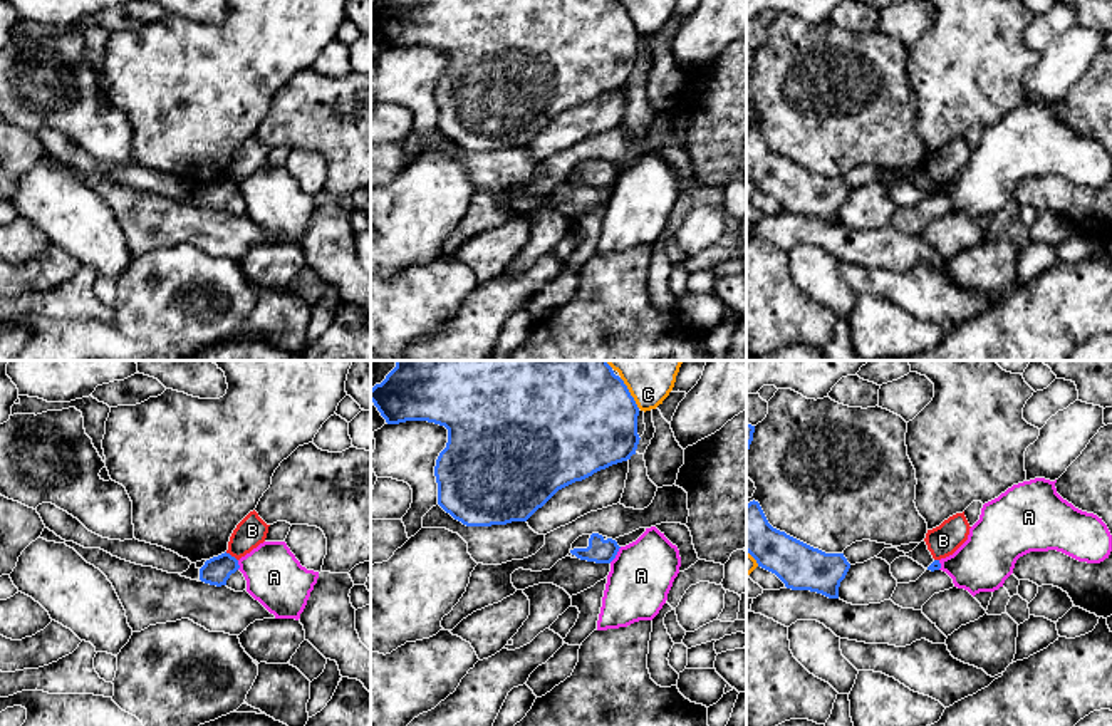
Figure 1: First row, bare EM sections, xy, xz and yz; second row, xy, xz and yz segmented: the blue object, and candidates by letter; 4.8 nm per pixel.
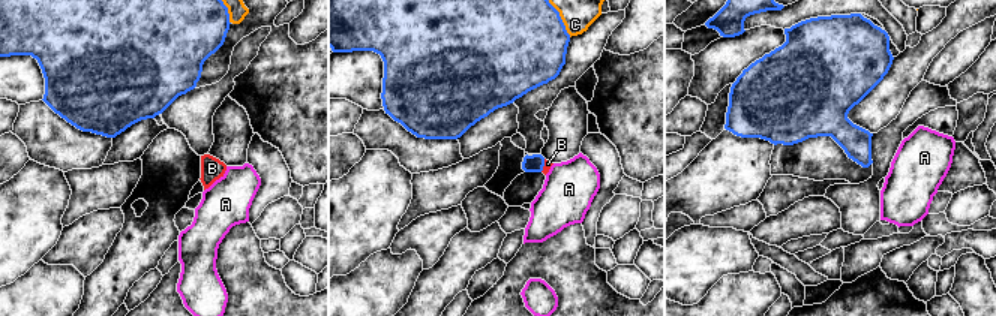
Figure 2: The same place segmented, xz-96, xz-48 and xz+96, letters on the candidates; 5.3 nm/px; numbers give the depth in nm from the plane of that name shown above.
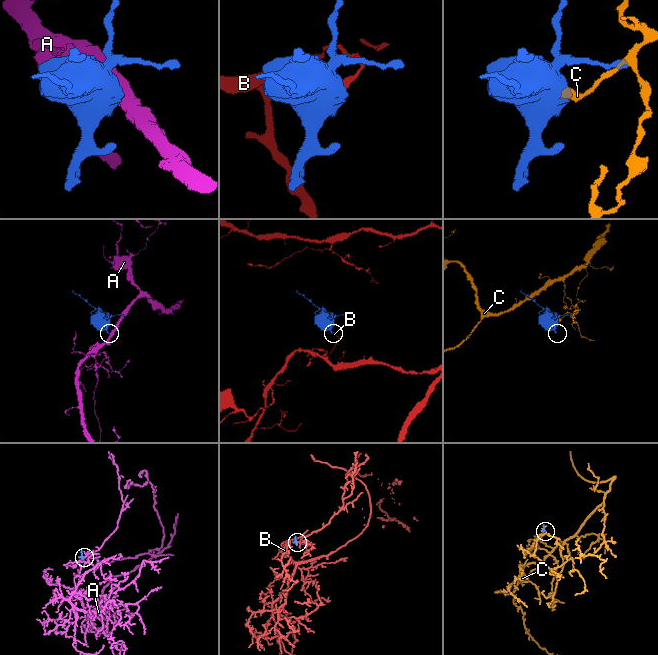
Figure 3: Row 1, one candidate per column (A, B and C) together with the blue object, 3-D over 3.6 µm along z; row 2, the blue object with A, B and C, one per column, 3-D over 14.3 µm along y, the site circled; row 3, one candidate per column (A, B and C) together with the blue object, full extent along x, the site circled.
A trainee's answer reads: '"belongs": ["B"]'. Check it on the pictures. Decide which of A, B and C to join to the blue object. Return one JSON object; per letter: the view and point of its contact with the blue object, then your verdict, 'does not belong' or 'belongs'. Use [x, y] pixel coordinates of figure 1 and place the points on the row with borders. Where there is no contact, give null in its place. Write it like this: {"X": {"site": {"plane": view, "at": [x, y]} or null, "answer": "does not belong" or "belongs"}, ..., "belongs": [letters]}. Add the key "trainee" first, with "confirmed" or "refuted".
{"trainee": "refuted", "A": {"site": {"plane": "xz", "at": [616, 554]}, "answer": "does not belong"}, "B": {"site": {"plane": "xy", "at": [230, 555]}, "answer": "does not belong"}, "C": {"site": {"plane": "xz", "at": [629, 393]}, "answer": "does not belong"}, "belongs": []}

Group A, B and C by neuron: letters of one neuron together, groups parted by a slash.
A / B / C

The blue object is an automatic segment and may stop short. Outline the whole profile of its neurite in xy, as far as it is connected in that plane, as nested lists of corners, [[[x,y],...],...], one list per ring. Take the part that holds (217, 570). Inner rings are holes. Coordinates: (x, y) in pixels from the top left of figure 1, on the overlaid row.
[[[221,553],[205,562],[200,568],[200,580],[210,585],[226,585],[231,573],[240,568],[238,560],[230,553]]]

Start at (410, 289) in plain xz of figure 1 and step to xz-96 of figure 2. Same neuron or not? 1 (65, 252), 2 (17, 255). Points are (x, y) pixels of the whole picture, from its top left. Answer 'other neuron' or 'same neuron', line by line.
1: other neuron
2: other neuron

